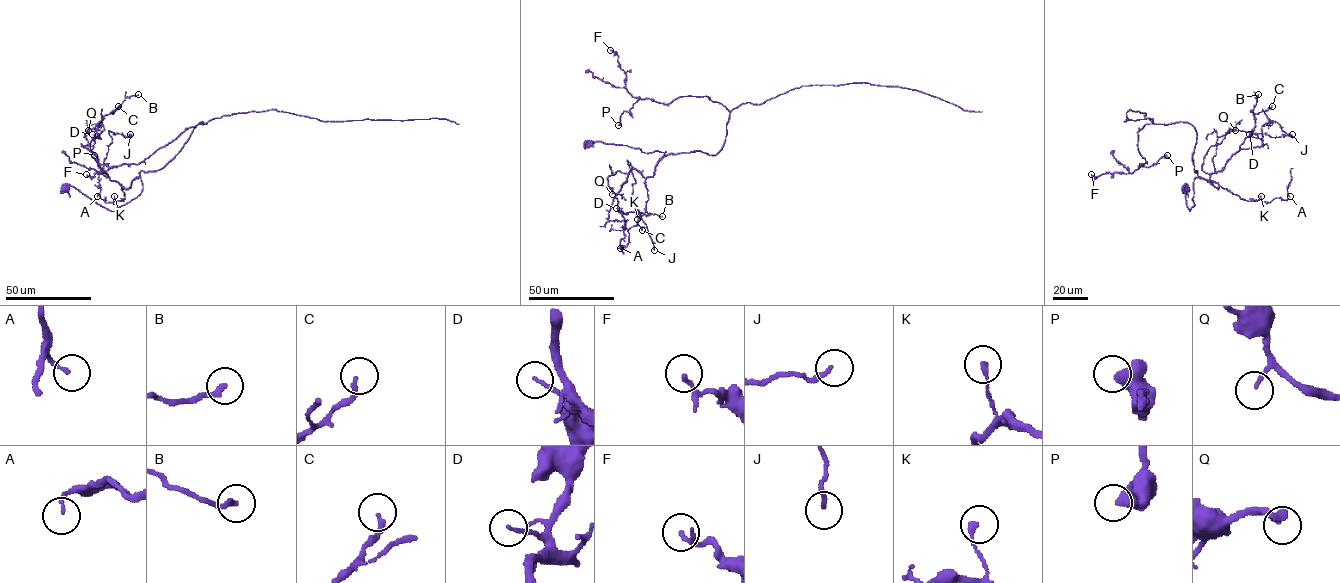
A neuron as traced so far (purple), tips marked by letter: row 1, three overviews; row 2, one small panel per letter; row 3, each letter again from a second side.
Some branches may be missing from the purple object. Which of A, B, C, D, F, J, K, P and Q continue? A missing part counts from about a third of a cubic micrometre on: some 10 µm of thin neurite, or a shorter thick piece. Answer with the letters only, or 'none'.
none

